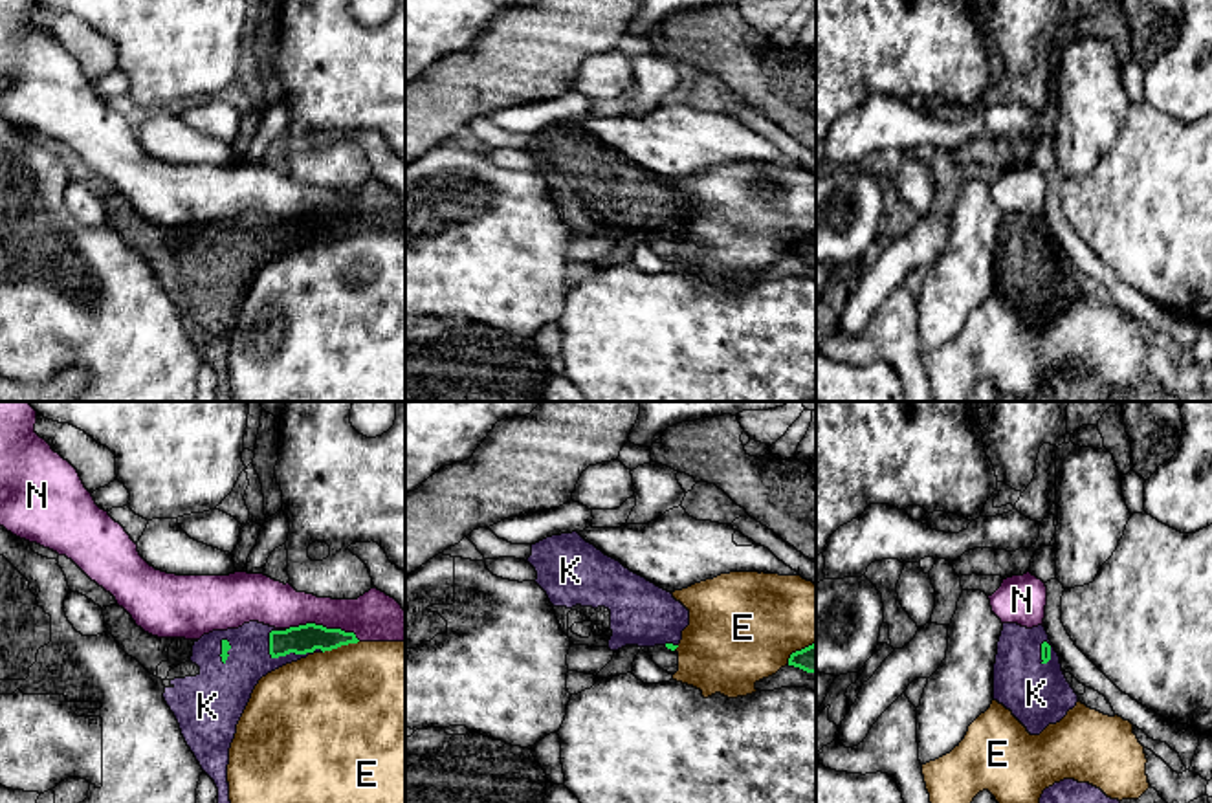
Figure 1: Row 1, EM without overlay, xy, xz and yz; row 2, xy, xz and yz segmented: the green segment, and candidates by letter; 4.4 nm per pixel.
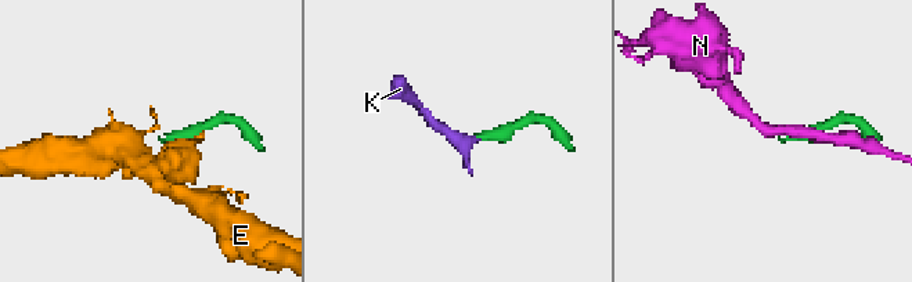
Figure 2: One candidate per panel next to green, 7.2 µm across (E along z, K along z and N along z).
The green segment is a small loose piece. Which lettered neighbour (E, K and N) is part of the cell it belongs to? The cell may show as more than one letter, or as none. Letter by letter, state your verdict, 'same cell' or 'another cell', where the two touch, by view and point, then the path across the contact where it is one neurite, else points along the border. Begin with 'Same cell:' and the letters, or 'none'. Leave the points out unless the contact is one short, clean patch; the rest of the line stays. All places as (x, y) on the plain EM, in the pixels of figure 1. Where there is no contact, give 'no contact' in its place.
Same cell: K
E: another cell | xy (340, 235)
K: same cell | xy (286, 242)
N: another cell | xy (321, 215)

